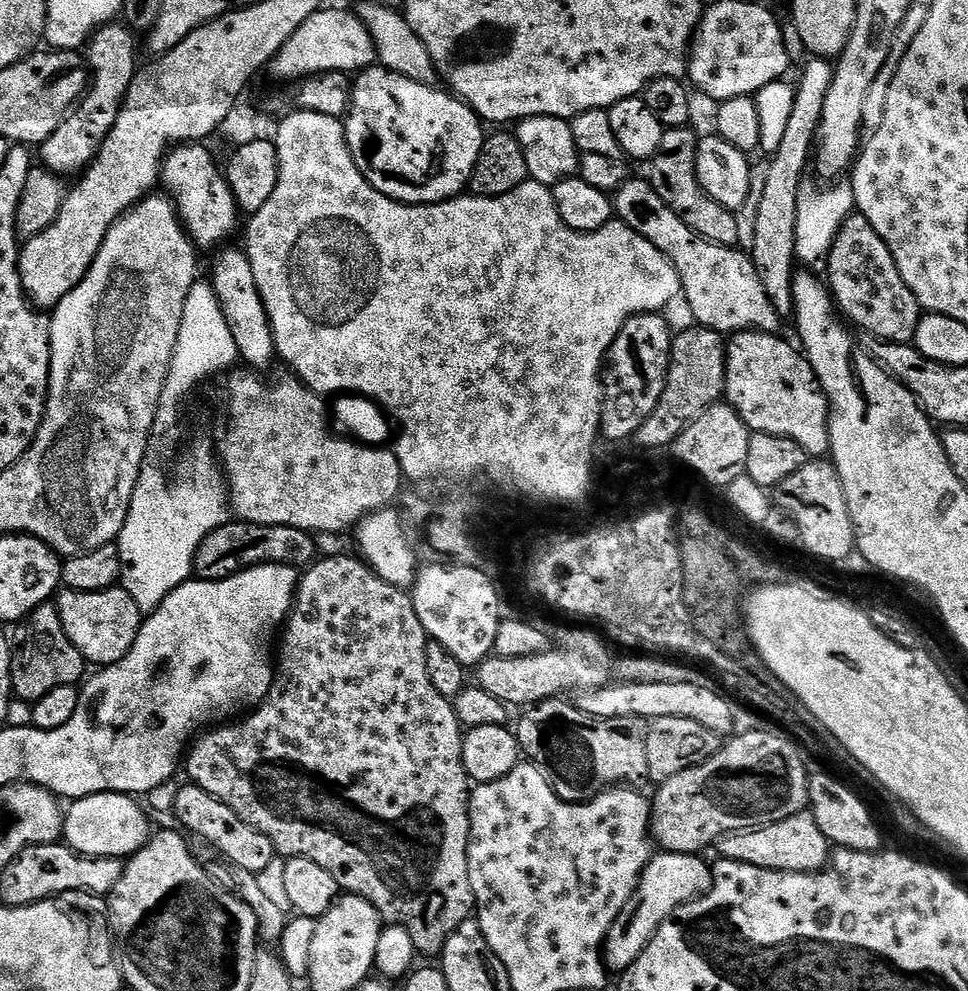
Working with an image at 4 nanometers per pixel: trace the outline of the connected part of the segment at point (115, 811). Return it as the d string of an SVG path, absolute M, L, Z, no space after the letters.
M99 792L71 801L64 813L63 843L80 856L105 856L111 860L131 858L150 839L148 816L136 800L139 799L123 792Z

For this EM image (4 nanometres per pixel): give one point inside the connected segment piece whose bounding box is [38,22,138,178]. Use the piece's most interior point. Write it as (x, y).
(111, 58)

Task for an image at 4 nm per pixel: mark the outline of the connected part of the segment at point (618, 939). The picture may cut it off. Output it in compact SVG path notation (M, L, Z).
M659 851L648 864L647 870L640 875L640 881L632 900L622 915L610 926L608 937L604 940L602 955L604 963L612 974L625 972L642 954L642 950L658 934L658 926L686 902L704 896L712 889L714 868L704 861L703 855L695 852Z

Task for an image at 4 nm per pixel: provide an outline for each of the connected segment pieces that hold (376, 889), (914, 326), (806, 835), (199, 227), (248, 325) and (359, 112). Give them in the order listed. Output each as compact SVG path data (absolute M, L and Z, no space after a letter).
M353 556L320 558L303 569L296 586L296 599L282 629L278 663L274 668L268 697L239 722L213 727L195 737L186 752L187 779L230 806L230 810L254 826L254 830L266 834L281 857L305 856L310 858L310 862L318 862L322 870L330 870L345 893L369 900L380 911L385 925L397 924L407 930L410 938L414 938L417 953L424 955L425 952L436 958L444 949L446 938L450 938L462 922L470 919L476 907L476 896L472 892L468 873L470 781L462 762L465 729L456 716L453 701L438 694L438 690L434 690L434 682L430 682L430 673L426 671L426 650L430 637L418 619L418 610L414 610L411 595L405 589L383 580L363 559Z
M853 214L842 226L830 250L826 284L849 325L860 327L869 332L869 337L885 340L887 344L912 344L915 341L922 315L918 298L910 294L910 286L906 286L898 262L894 262L894 254L890 254L890 246L878 238L878 230L874 230L864 216Z
M805 810L794 814L790 818L782 818L782 822L774 822L765 828L749 828L746 832L730 832L727 836L721 836L714 845L715 851L720 851L719 855L726 860L737 860L750 866L759 868L769 868L779 872L818 872L829 863L830 842L818 830L816 819L811 811Z
M204 142L181 144L173 147L162 161L162 180L165 185L168 183L167 195L176 205L185 232L200 250L216 250L228 242L223 240L228 240L235 234L236 216L238 217L236 199L228 185L225 169L216 165L208 146Z
M243 247L227 248L215 253L216 261L212 264L212 276L210 275L212 289L214 294L218 294L222 314L226 314L226 326L230 326L230 334L234 334L234 342L240 351L239 359L243 363L245 360L249 369L268 370L264 368L270 367L272 360L277 359L276 343L264 303L258 294L258 282L254 282L250 258Z
M383 66L366 68L355 77L352 86L352 101L348 107L347 116L343 117L342 120L348 149L358 166L358 170L362 170L366 182L370 182L370 186L374 186L374 190L386 194L391 200L400 200L404 204L437 204L443 200L459 197L469 187L472 171L478 162L478 154L484 145L486 128L480 117L476 115L476 111L469 104L457 98L451 91L443 90L444 92L439 92L438 89L439 87L430 84L414 82L410 78L406 78L397 72L392 72Z

